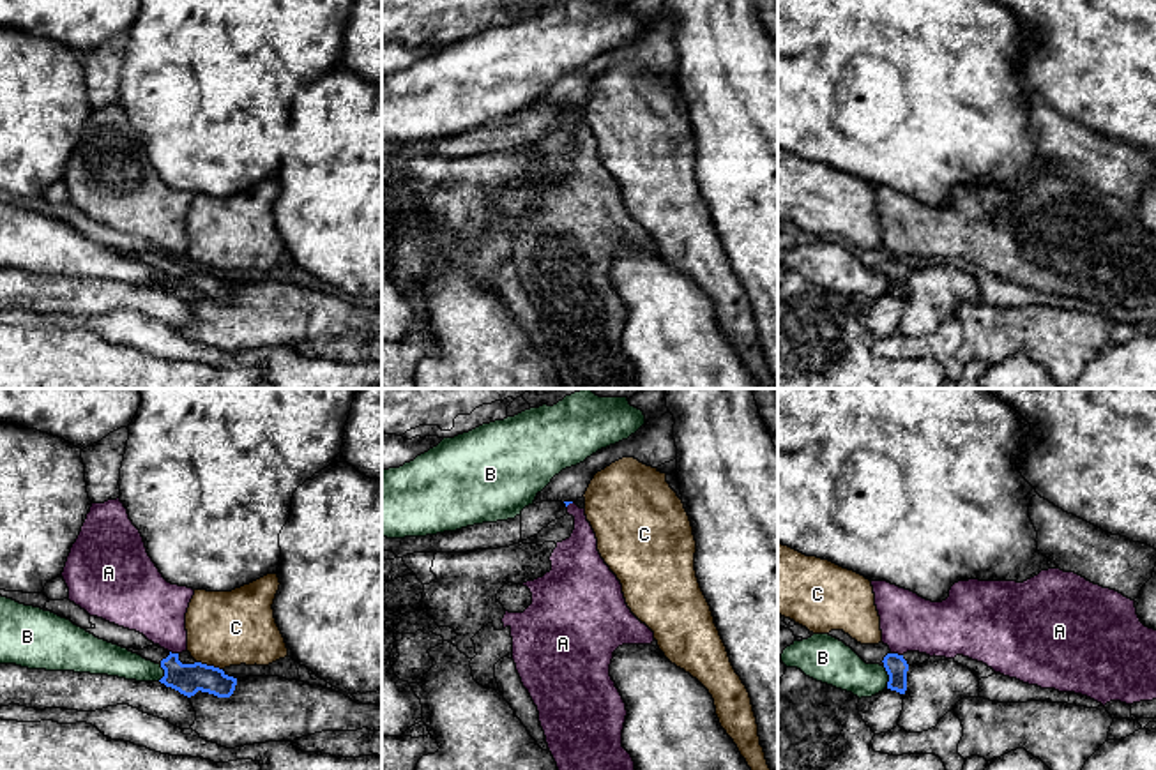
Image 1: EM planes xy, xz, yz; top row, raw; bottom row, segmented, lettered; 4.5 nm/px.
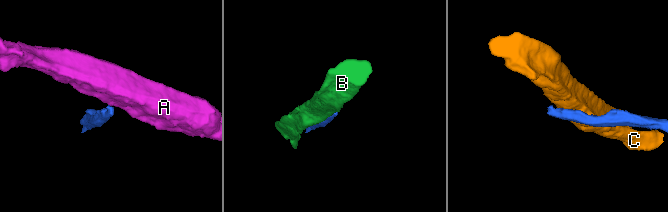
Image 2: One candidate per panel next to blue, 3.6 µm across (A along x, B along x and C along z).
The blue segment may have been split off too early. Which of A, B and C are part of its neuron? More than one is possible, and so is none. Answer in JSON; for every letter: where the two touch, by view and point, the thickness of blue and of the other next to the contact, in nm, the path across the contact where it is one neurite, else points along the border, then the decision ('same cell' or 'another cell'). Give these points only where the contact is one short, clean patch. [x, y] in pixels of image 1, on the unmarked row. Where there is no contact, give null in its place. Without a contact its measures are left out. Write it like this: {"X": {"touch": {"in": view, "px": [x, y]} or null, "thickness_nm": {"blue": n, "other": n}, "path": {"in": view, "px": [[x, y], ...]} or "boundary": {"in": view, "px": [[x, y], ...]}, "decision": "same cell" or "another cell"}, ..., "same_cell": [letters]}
{"A": {"touch": {"in": "yz", "px": [897, 258]}, "thickness_nm": {"blue": 100, "other": 260}, "boundary": {"in": "yz", "px": [[891, 256], [902, 260]]}, "decision": "another cell"}, "B": {"touch": {"in": "yz", "px": [889, 281]}, "thickness_nm": {"blue": 100, "other": 200}, "decision": "another cell"}, "C": {"touch": {"in": "xy", "px": [209, 271]}, "thickness_nm": {"blue": 140, "other": 340}, "boundary": {"in": "xy", "px": [[197, 265], [221, 274]]}, "decision": "another cell"}, "same_cell": []}

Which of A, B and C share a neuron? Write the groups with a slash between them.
A / B / C

